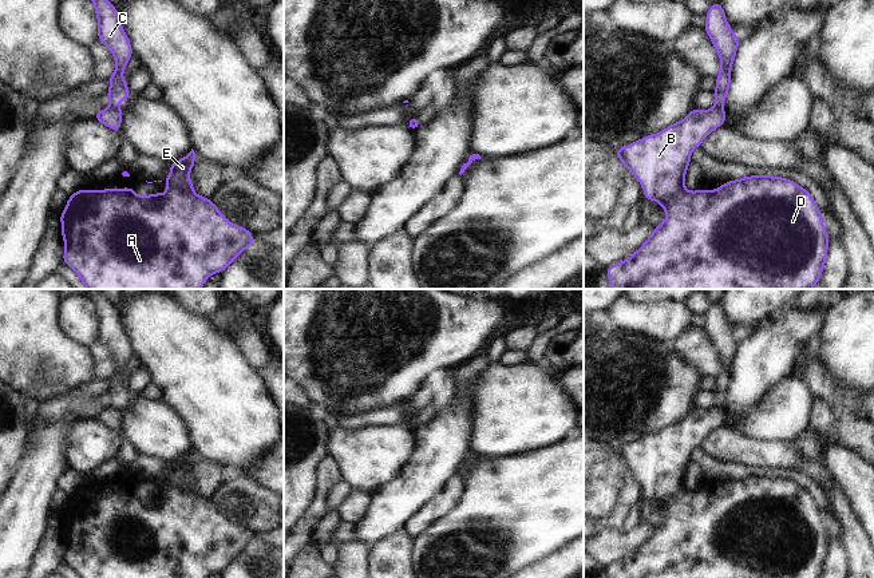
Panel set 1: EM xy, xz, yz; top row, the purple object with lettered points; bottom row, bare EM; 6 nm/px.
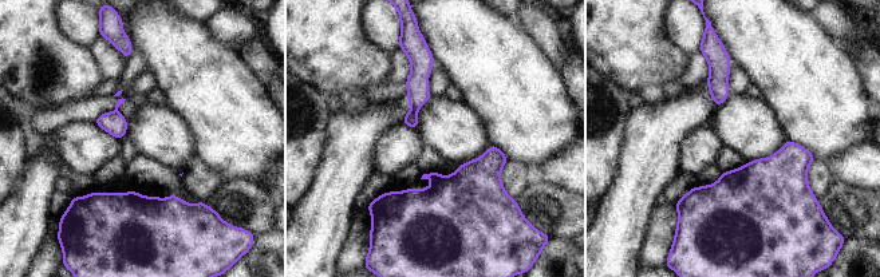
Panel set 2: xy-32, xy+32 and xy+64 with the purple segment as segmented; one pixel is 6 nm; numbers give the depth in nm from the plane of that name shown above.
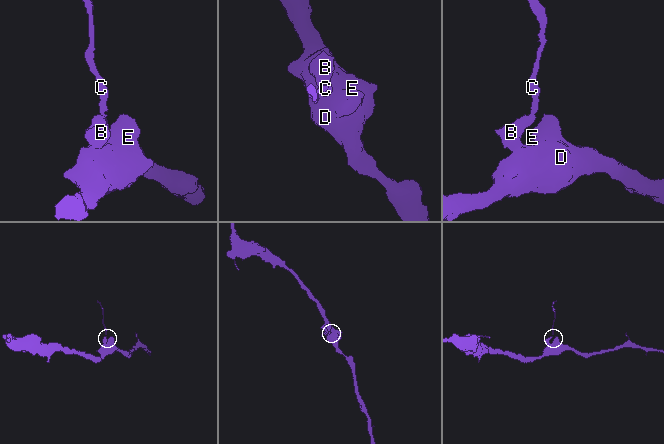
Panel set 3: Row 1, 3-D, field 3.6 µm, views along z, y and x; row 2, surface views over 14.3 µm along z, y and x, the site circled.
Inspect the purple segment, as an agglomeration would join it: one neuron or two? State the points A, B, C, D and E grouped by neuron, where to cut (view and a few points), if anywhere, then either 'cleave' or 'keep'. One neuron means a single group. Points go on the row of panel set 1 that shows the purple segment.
groups A B D E / C; cut xy (109, 107), (119, 113); cleave

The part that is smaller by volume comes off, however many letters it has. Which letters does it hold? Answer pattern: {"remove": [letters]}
{"remove": ["C"]}

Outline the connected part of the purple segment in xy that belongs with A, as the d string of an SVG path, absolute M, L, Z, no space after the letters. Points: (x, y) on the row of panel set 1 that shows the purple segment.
M191 149L191 151L178 162L167 165L171 171L170 175L158 181L166 181L165 194L137 195L135 190L131 187L112 187L104 190L79 189L68 197L66 210L60 213L62 237L66 245L63 262L79 276L87 289L201 289L209 276L222 273L245 249L252 248L254 235L248 229L232 223L224 217L213 201L194 191L190 181L190 170L194 167L194 161L195 153Z

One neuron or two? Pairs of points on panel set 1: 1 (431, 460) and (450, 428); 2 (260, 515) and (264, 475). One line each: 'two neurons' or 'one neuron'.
1: one neuron
2: two neurons

